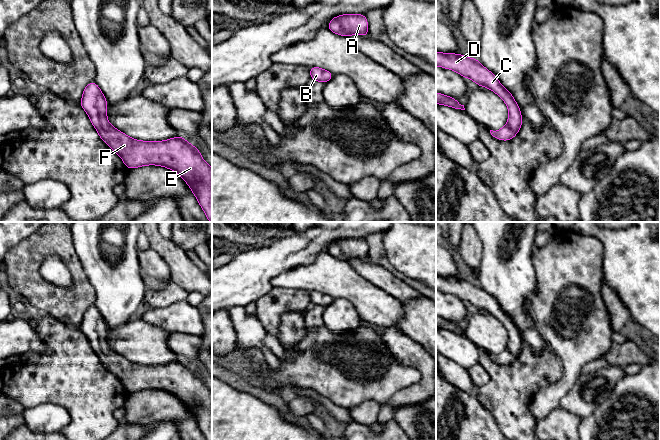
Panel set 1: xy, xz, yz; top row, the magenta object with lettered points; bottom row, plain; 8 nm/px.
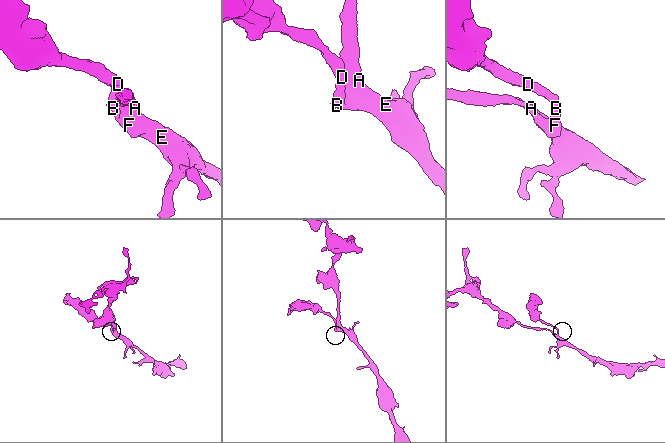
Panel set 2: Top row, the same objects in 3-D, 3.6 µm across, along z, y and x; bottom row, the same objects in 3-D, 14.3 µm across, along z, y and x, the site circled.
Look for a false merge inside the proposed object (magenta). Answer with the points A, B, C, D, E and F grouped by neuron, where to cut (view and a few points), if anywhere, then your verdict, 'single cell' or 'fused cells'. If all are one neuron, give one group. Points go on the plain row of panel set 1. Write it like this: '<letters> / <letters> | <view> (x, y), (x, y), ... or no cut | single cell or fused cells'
A B C D E F | no cut | single cell

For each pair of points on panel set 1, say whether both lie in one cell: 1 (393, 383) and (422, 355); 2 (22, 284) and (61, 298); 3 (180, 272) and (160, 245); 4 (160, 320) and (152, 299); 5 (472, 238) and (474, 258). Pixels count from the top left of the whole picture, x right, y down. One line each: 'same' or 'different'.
1: different
2: same
3: same
4: different
5: same

